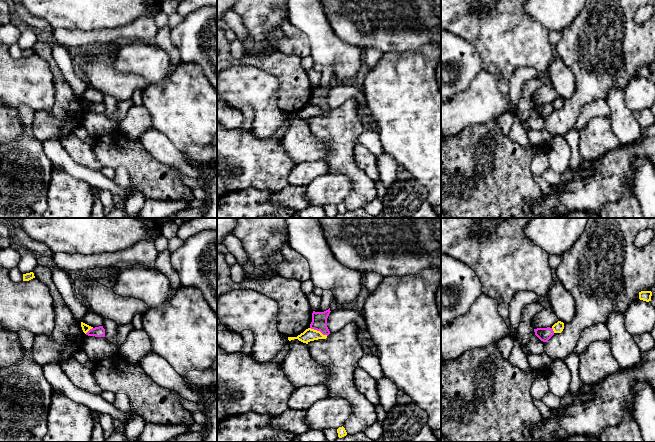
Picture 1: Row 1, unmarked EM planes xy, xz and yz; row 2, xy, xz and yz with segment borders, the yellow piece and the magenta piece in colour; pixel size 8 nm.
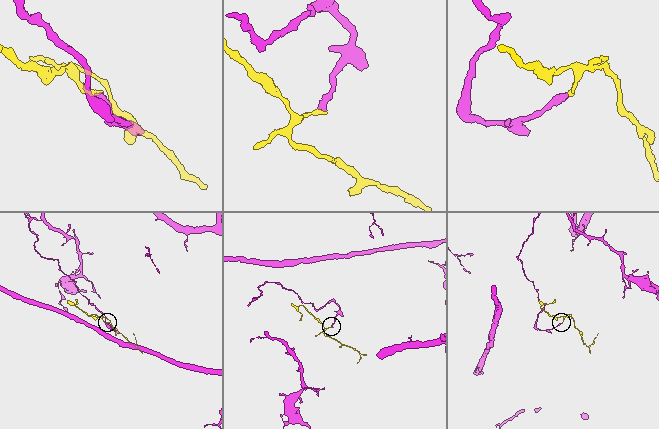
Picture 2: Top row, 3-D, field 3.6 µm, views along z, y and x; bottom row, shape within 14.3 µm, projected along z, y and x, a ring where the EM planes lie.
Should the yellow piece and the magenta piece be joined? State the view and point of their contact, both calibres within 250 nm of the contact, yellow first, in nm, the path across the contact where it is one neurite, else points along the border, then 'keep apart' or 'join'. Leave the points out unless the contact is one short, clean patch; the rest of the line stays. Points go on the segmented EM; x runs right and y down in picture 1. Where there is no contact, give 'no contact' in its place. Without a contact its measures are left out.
contact xz (319, 331); calibres 100 and 130 nm; border xz (310, 327), (327, 335); keep apart

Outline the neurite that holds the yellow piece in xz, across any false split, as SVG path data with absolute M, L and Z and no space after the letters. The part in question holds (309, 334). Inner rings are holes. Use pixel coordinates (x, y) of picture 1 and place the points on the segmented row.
M308 328L297 337L288 337L288 340L298 339L299 341L308 344L310 341L318 339L326 339L327 335L323 335L320 331Z

